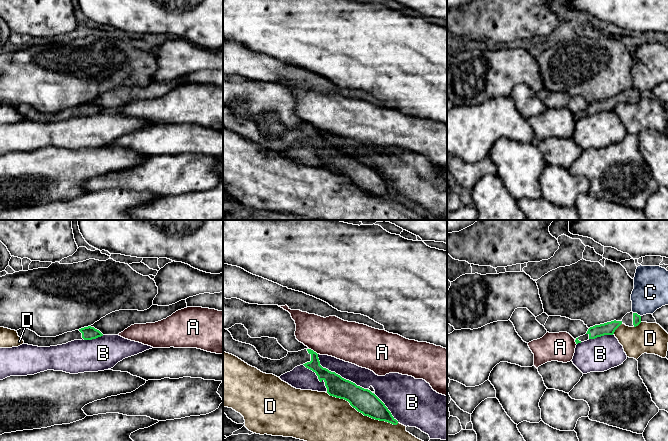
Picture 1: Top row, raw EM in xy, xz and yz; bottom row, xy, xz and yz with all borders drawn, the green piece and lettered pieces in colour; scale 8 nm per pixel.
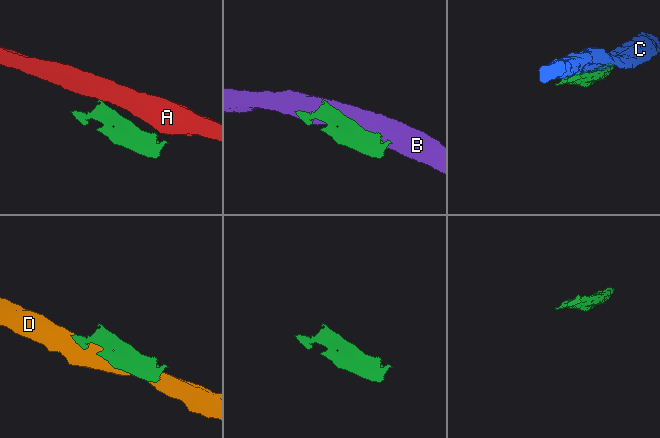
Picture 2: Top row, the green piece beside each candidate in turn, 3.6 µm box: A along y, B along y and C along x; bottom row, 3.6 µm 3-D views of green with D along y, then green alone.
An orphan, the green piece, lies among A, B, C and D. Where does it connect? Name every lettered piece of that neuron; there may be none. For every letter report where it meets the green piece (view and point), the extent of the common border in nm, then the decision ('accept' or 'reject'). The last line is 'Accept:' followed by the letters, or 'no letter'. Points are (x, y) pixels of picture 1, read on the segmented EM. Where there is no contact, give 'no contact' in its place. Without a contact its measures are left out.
A: xz (312, 350) | 90 nm | reject
B: xz (339, 375) | 500 nm | reject
C: yz (636, 313) | 70 nm | reject
D: xz (363, 414) | 650 nm | reject
Accept: no letter

